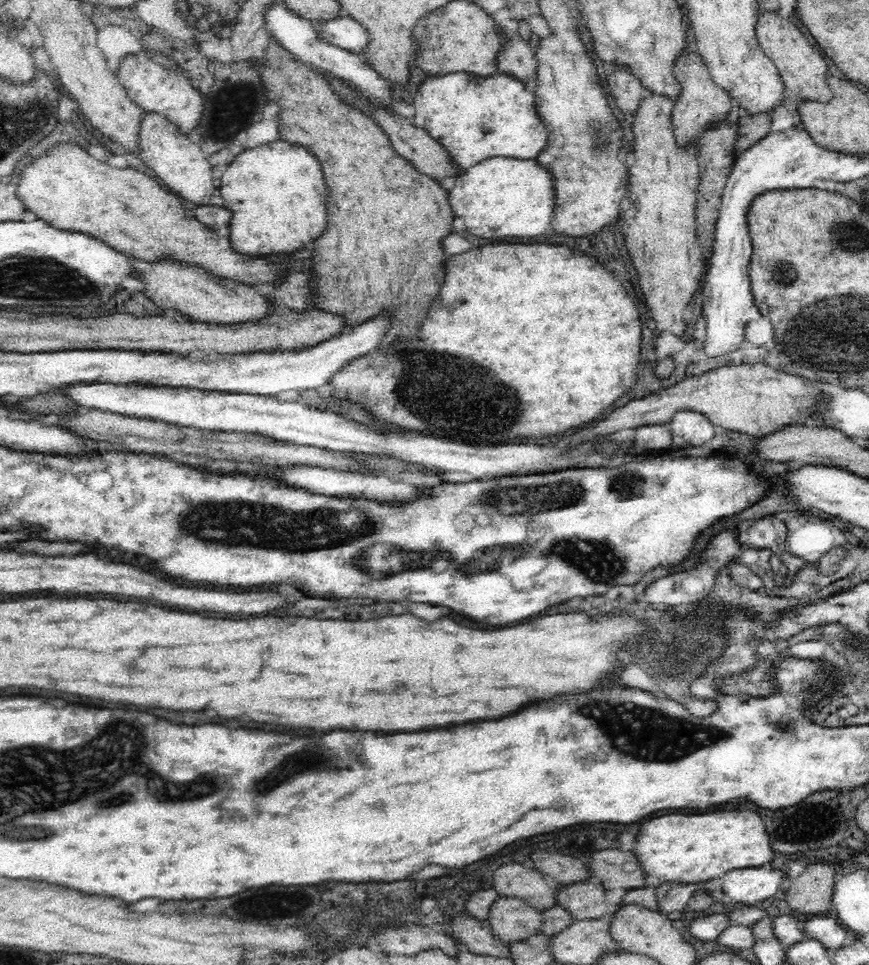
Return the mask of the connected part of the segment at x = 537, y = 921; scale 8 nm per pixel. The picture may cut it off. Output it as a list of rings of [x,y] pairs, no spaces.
[[[502,897],[490,910],[492,931],[500,940],[522,944],[530,937],[544,934],[544,914],[516,898]]]

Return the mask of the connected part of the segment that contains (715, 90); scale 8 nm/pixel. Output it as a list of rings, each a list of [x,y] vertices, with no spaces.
[[[697,54],[680,56],[676,60],[673,71],[682,87],[680,96],[673,108],[676,145],[680,151],[685,151],[690,147],[696,149],[699,148],[699,142],[705,132],[714,130],[722,121],[727,119],[733,102],[728,93],[718,88],[708,72],[708,67],[704,65],[701,57]]]

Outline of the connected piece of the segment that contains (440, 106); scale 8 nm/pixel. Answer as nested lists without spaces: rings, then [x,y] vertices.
[[[455,72],[449,75],[432,77],[425,80],[415,93],[414,126],[423,128],[438,144],[446,149],[446,155],[452,163],[452,169],[466,172],[468,168],[483,160],[494,157],[514,157],[518,160],[534,160],[546,146],[548,131],[537,113],[537,104],[534,94],[524,83],[514,77],[498,74],[485,79],[470,73]]]

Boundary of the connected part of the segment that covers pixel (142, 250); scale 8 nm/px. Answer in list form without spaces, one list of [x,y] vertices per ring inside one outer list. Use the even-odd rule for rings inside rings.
[[[60,140],[50,144],[40,156],[36,156],[21,168],[16,188],[16,197],[22,206],[34,213],[40,220],[61,231],[86,234],[110,246],[119,253],[141,258],[146,262],[158,258],[160,254],[171,254],[178,260],[195,262],[226,278],[253,285],[266,295],[268,303],[275,312],[302,311],[309,309],[308,278],[312,265],[311,251],[302,247],[292,252],[280,252],[270,255],[246,255],[234,250],[229,236],[220,236],[216,230],[208,228],[203,222],[191,215],[184,200],[164,191],[152,178],[132,166],[127,168],[112,167],[92,157],[87,148]]]

